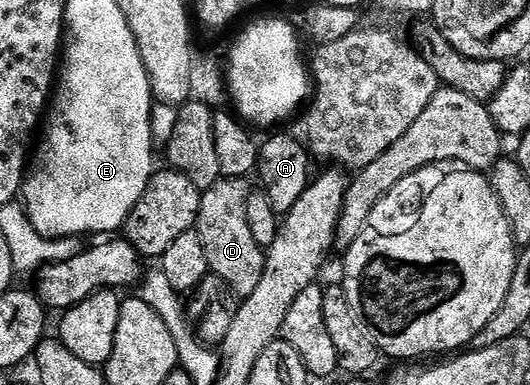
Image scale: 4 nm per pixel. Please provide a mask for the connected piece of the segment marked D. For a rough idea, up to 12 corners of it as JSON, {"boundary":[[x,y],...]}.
{"boundary":[[246,179],[203,191],[196,224],[211,272],[255,292],[266,251],[248,229]]}

